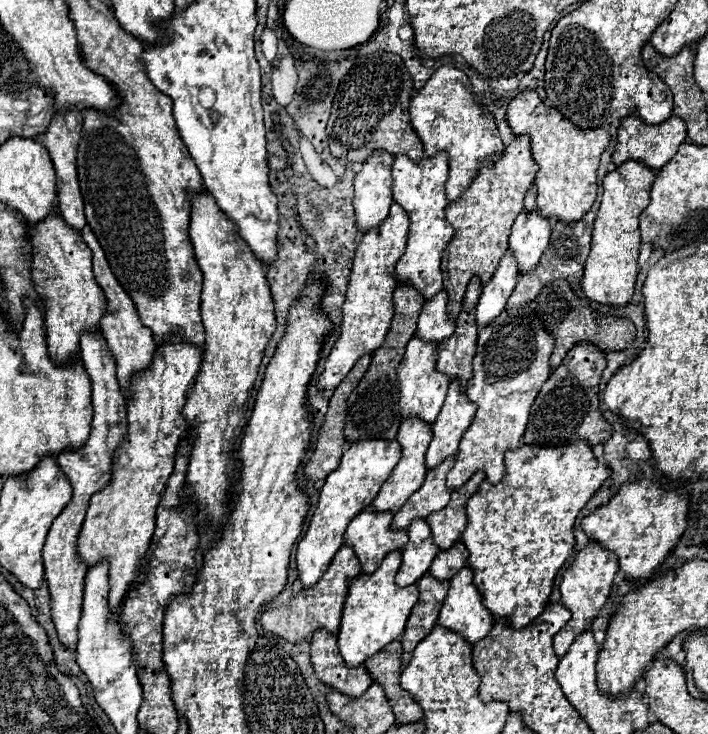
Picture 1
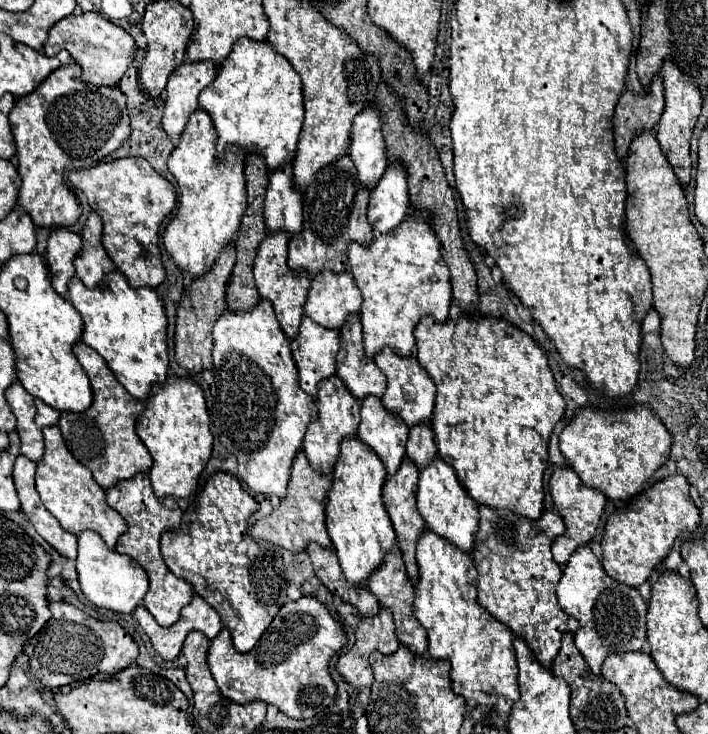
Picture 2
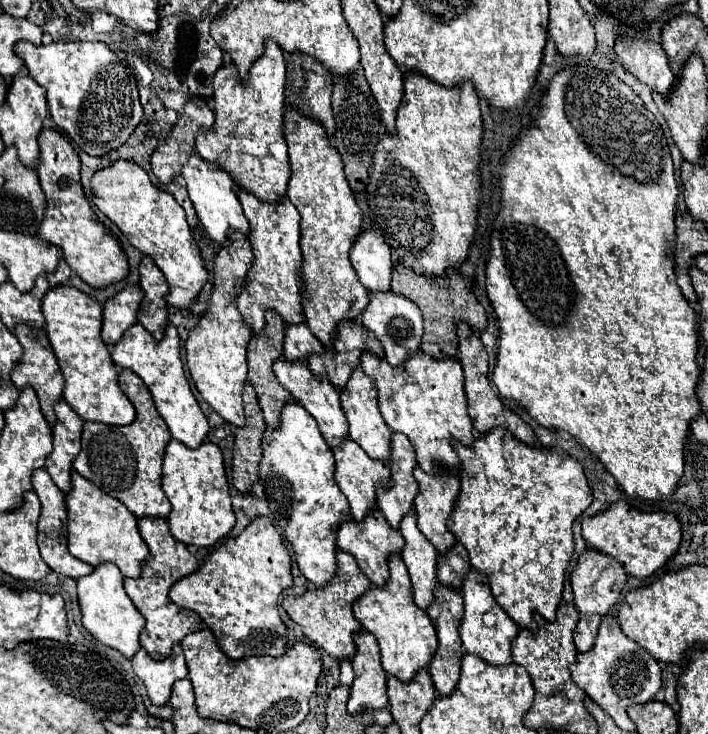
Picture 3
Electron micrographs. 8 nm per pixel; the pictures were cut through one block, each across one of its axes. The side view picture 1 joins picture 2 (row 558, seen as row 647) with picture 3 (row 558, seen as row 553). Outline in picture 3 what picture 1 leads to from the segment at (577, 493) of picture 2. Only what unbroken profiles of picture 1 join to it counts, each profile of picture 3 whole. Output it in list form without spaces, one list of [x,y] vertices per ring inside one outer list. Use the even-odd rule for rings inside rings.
[[[586,550],[578,558],[578,564],[570,574],[570,584],[574,590],[574,604],[580,612],[580,622],[578,622],[578,628],[574,630],[574,644],[576,644],[578,652],[588,652],[594,646],[598,626],[604,618],[604,612],[610,612],[614,608],[616,600],[620,598],[620,594],[626,586],[626,580],[628,580],[628,574],[624,572],[622,564],[618,564],[610,556],[604,556],[596,550]]]

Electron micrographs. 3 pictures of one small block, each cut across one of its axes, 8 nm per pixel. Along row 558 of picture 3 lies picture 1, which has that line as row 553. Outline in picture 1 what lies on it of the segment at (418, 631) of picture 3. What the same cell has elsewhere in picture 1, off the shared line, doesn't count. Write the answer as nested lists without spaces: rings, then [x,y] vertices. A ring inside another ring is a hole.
[[[390,552],[382,566],[372,574],[358,574],[348,588],[348,598],[344,604],[342,624],[338,632],[338,648],[346,662],[346,666],[354,668],[360,666],[366,658],[382,650],[386,644],[398,640],[404,632],[404,624],[408,622],[408,616],[418,602],[418,588],[416,586],[394,586],[394,574],[398,572],[398,566],[402,562],[402,552]]]

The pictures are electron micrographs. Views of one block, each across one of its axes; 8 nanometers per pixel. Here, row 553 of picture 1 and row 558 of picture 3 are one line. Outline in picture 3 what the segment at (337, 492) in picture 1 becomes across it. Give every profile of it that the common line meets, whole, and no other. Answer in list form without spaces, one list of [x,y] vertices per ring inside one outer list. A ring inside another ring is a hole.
[[[288,402],[284,406],[282,424],[280,424],[278,430],[266,430],[264,432],[262,448],[264,448],[264,456],[262,456],[262,462],[260,462],[260,484],[264,486],[268,506],[274,514],[274,518],[278,518],[280,528],[284,528],[288,542],[294,546],[300,572],[316,588],[324,588],[324,584],[328,584],[334,578],[336,568],[338,568],[338,564],[336,564],[336,532],[338,532],[342,520],[344,522],[350,520],[348,500],[334,480],[332,450],[324,442],[318,426],[316,426],[316,420],[296,402]]]

